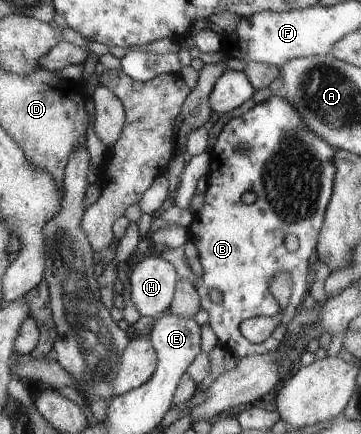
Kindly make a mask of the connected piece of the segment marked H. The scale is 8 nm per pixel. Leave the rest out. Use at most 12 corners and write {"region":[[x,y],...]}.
{"region":[[146,255],[130,272],[141,316],[167,312],[179,276]]}

